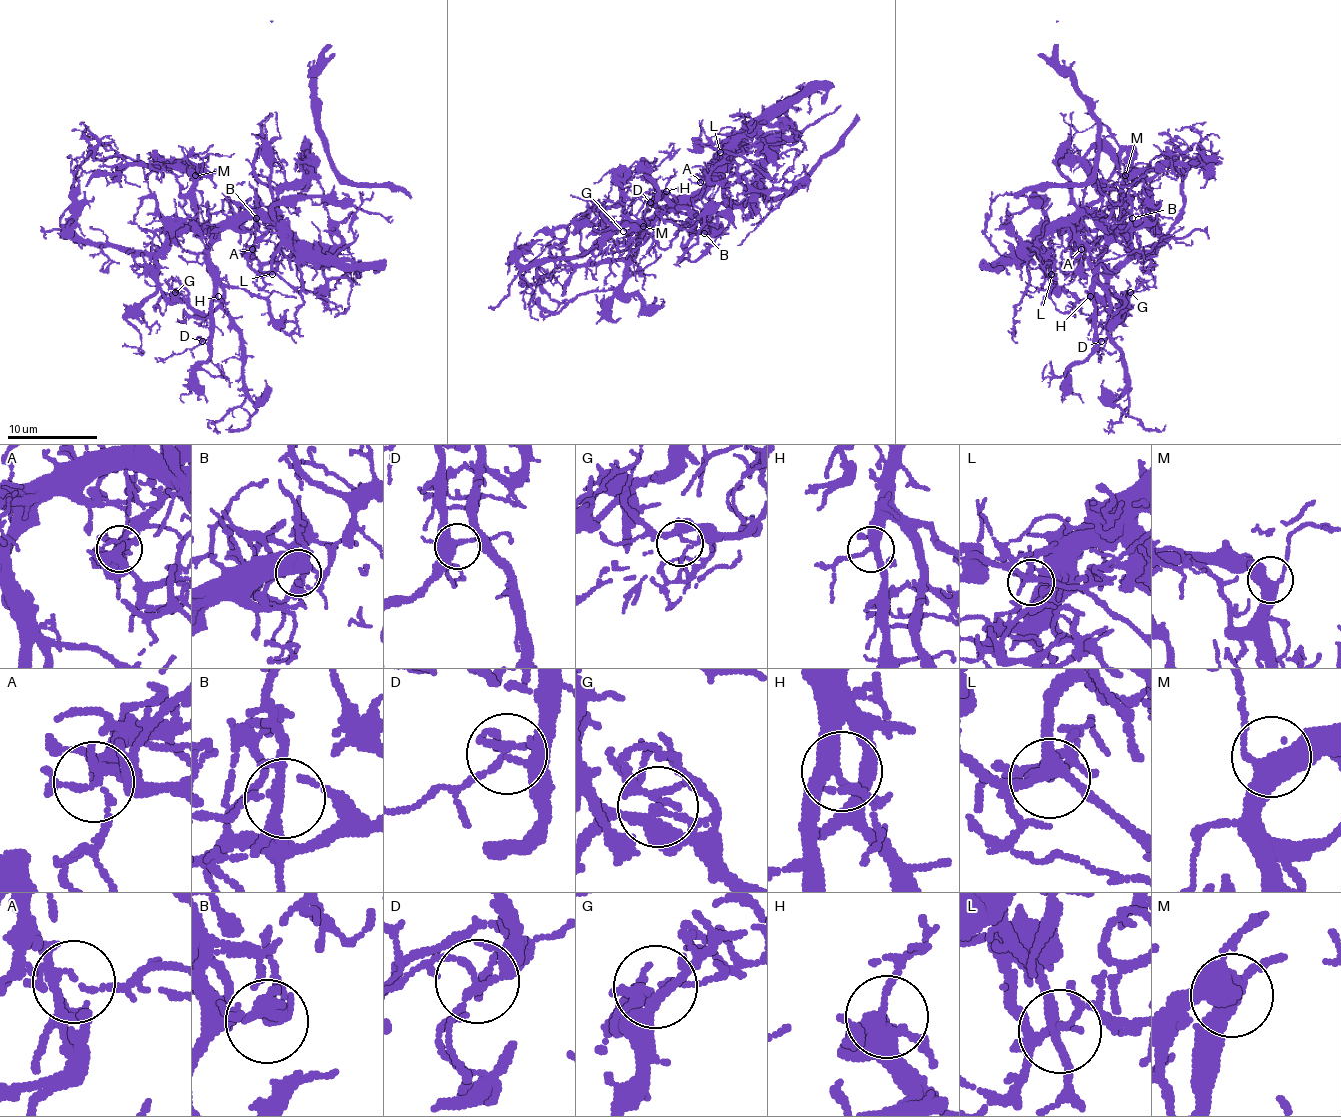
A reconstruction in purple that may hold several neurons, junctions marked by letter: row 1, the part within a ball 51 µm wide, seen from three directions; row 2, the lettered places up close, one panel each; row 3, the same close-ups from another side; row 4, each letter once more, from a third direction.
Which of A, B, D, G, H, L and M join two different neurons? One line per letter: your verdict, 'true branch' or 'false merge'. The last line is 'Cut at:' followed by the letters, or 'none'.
A: true branch
B: true branch
D: true branch
G: true branch
H: true branch
L: true branch
M: true branch
Cut at: none

